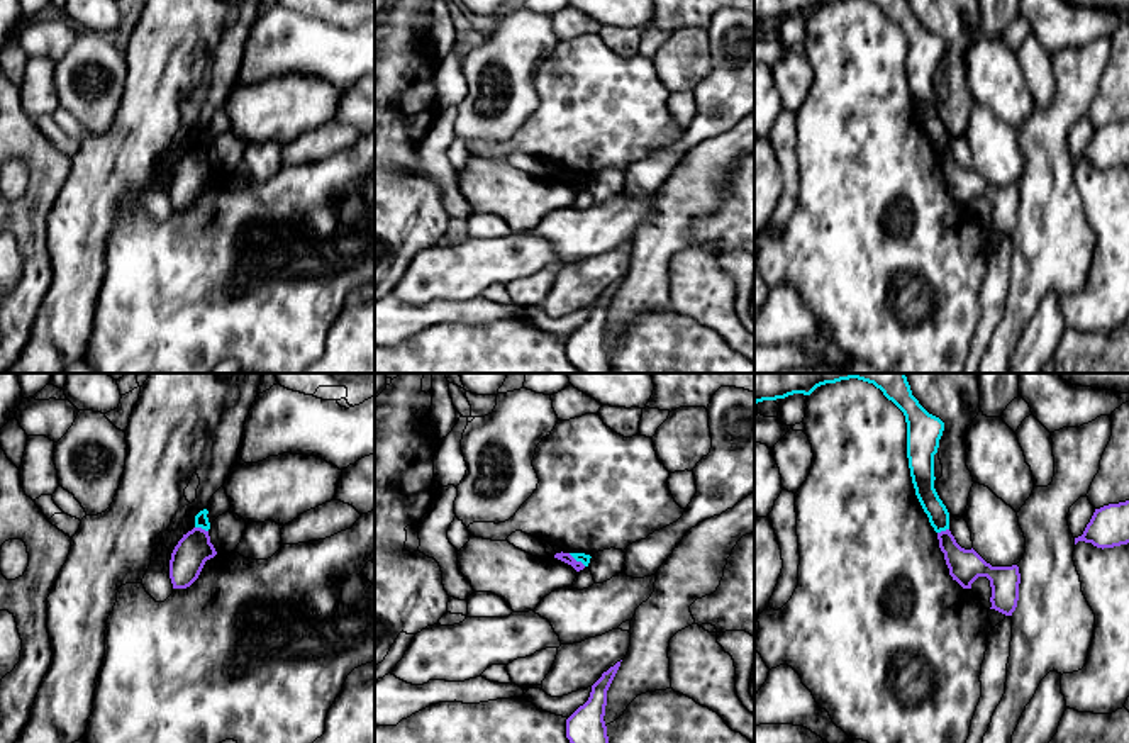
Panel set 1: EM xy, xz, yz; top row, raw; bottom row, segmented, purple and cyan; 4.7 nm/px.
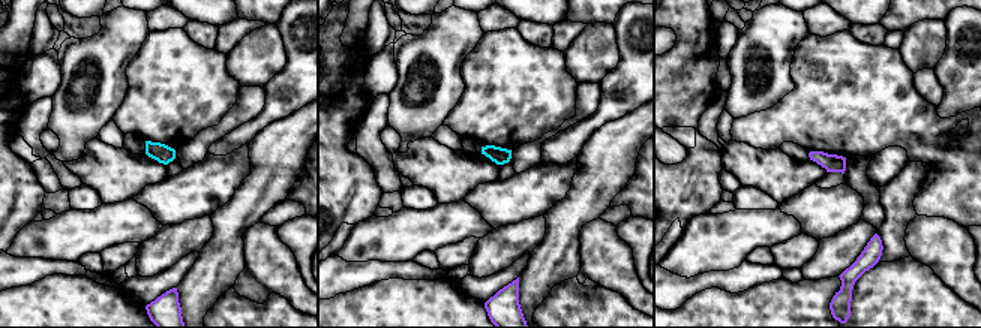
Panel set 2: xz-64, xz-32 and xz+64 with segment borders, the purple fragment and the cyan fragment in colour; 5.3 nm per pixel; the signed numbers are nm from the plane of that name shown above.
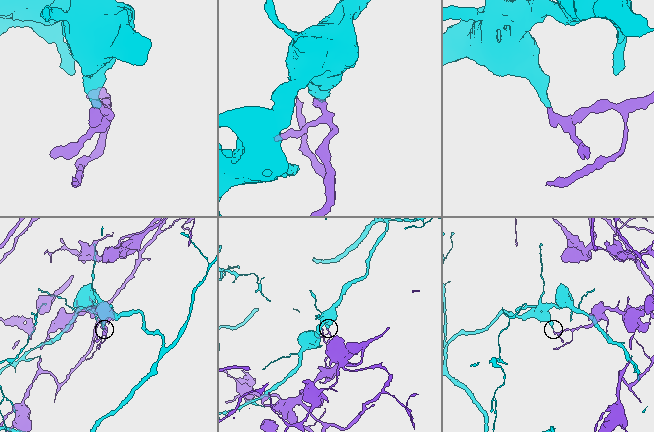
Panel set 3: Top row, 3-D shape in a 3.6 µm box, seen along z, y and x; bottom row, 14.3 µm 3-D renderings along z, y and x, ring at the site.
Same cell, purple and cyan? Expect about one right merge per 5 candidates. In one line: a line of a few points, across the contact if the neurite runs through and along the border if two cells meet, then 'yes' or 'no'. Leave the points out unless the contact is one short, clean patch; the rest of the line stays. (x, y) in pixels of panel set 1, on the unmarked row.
line xy (195, 146), (207, 151); no

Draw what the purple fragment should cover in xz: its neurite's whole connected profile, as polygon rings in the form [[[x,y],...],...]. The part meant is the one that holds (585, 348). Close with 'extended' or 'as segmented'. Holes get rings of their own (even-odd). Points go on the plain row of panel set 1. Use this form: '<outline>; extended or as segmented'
[[[617,282],[592,305],[588,321],[566,339],[566,358],[580,373],[610,373],[603,341],[607,310],[620,287]]]; as segmented

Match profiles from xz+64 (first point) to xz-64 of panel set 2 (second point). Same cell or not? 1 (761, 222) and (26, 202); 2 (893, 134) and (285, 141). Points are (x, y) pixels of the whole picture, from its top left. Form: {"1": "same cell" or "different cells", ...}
{"1": "different cells", "2": "different cells"}

